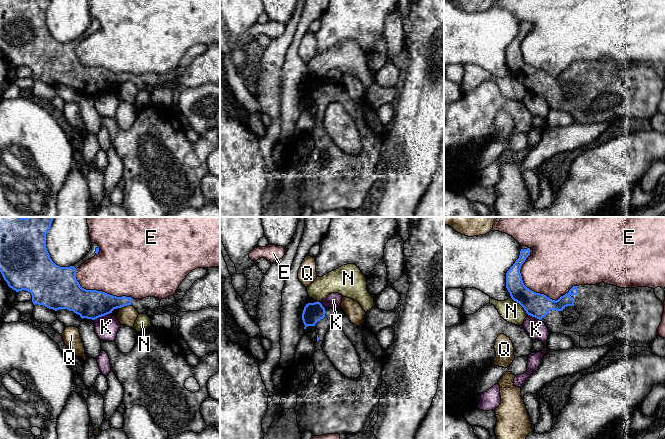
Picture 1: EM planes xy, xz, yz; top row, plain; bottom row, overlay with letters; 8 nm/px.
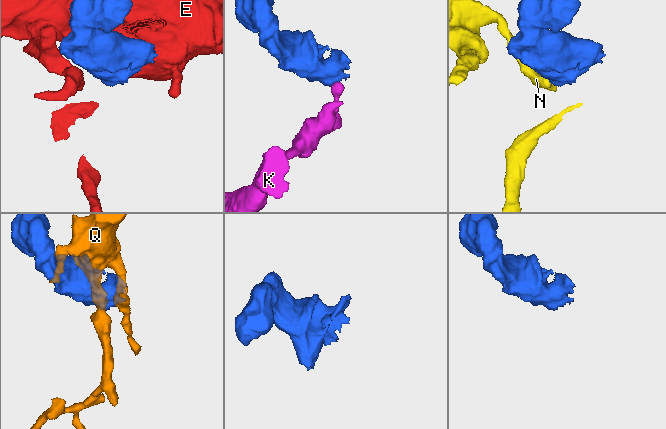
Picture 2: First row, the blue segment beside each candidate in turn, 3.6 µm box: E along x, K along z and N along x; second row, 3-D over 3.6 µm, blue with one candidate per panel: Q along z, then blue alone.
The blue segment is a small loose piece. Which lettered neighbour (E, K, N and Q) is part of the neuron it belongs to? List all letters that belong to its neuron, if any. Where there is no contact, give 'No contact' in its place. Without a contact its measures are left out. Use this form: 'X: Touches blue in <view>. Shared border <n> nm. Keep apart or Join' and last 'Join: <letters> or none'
E: Touches blue in yz. Shared border 500 nm. Keep apart
K: Touches blue in xy. Shared border 120 nm. Keep apart
N: Touches blue in yz. Shared border 200 nm. Keep apart
Q: Touches blue in xy. Shared border 90 nm. Keep apart
Join: none

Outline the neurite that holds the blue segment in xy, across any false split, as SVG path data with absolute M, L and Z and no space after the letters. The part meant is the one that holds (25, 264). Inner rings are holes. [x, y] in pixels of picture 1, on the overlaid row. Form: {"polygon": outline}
{"polygon": "M0 217L0 272L8 286L16 292L26 290L32 295L33 304L43 305L55 311L67 309L82 319L95 320L105 315L117 314L121 307L131 305L139 314L153 311L160 305L155 297L134 299L116 297L97 290L82 288L76 279L76 268L56 265L46 248L46 234L54 217Z"}

